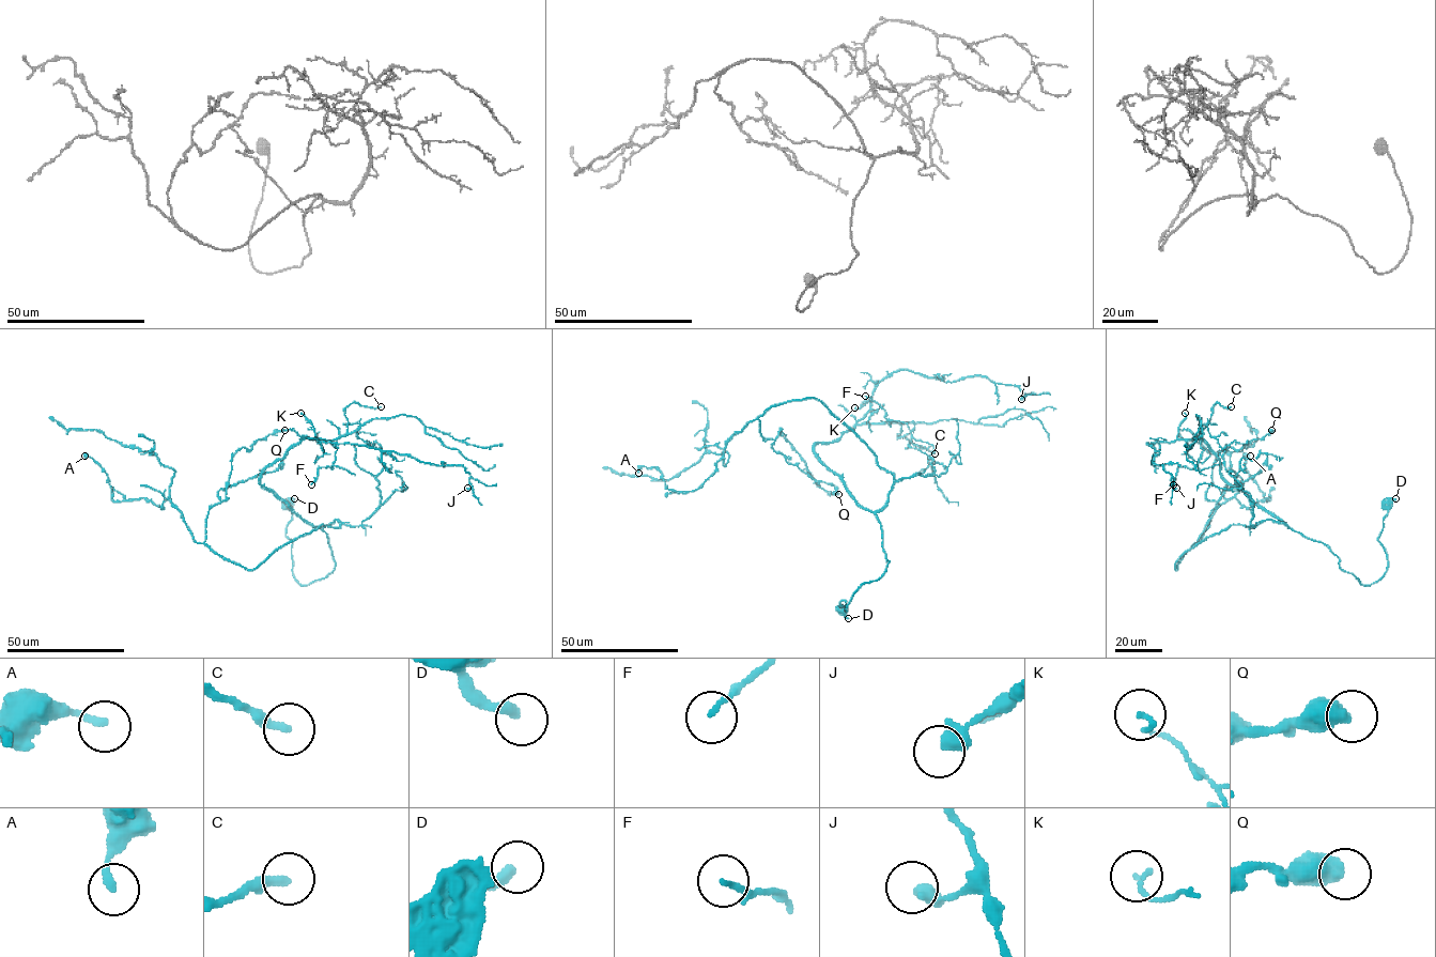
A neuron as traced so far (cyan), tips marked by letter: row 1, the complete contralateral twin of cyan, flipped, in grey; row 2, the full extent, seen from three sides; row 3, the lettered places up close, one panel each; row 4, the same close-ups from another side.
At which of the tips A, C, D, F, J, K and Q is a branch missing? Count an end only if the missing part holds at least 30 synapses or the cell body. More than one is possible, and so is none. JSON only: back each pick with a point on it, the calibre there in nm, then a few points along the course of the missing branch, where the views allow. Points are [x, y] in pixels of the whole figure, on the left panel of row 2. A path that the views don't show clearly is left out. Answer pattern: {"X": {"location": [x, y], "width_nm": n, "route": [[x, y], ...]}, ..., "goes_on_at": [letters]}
{"goes_on_at": []}

